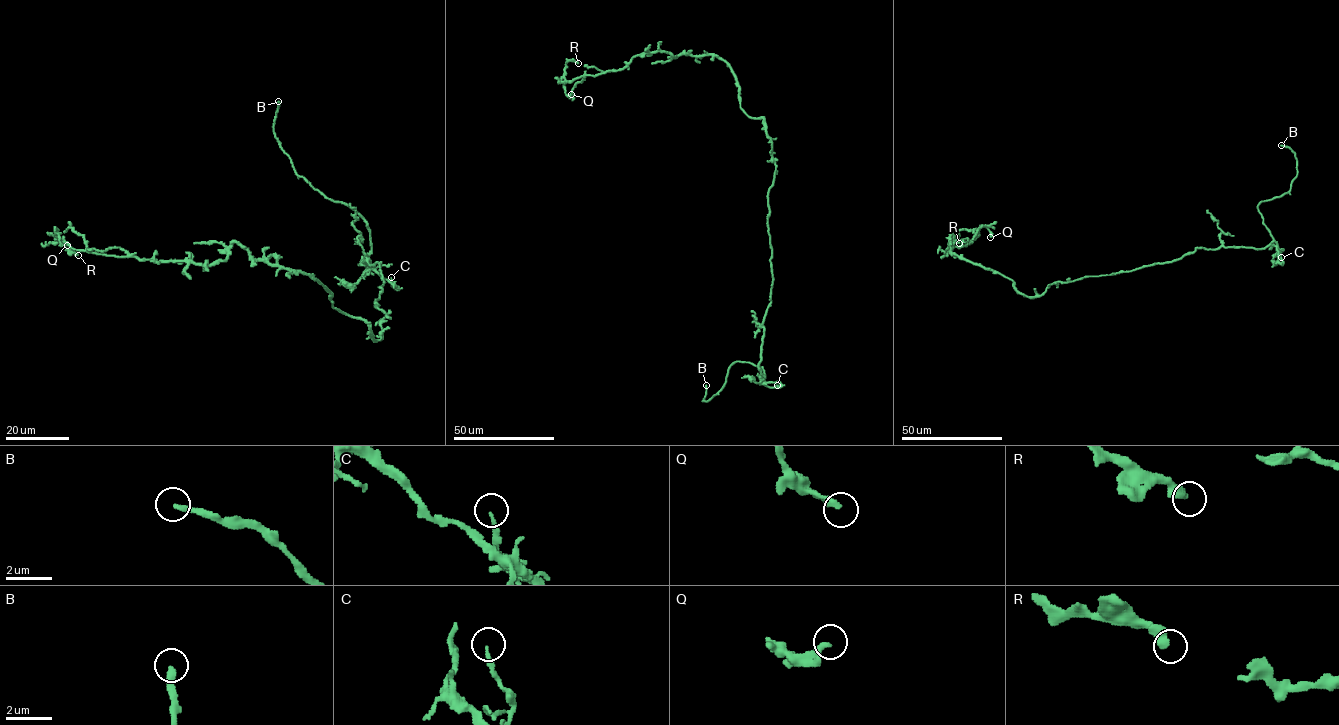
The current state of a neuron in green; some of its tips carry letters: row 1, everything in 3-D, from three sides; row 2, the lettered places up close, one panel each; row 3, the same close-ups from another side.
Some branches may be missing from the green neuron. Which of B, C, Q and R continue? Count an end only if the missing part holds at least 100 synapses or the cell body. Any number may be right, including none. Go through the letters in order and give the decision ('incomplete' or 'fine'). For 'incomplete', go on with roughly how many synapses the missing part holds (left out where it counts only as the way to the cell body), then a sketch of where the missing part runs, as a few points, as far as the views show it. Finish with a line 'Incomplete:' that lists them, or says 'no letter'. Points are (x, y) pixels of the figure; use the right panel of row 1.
B: incomplete
C: fine
Q: fine
R: fine
Incomplete: B

